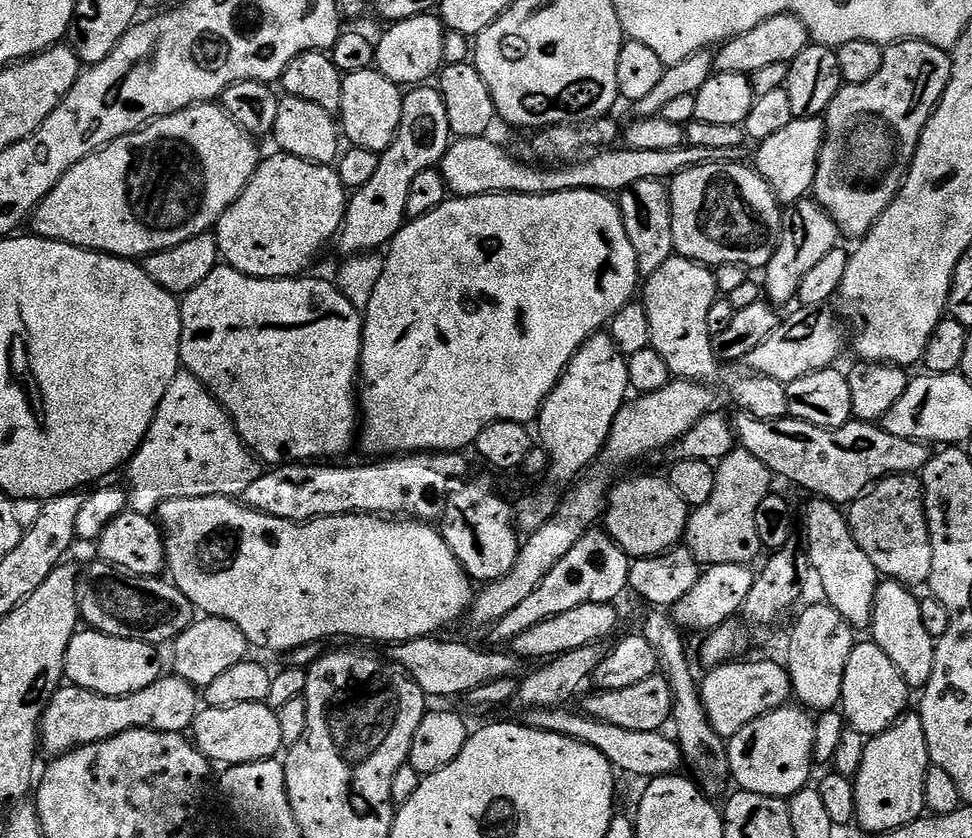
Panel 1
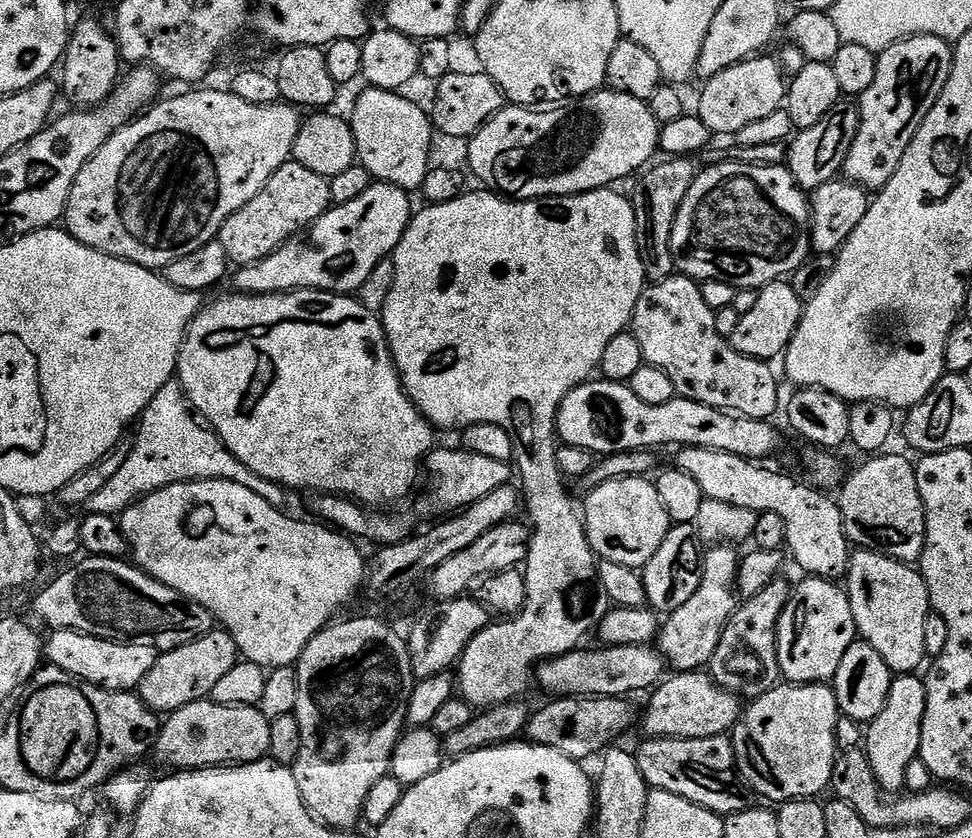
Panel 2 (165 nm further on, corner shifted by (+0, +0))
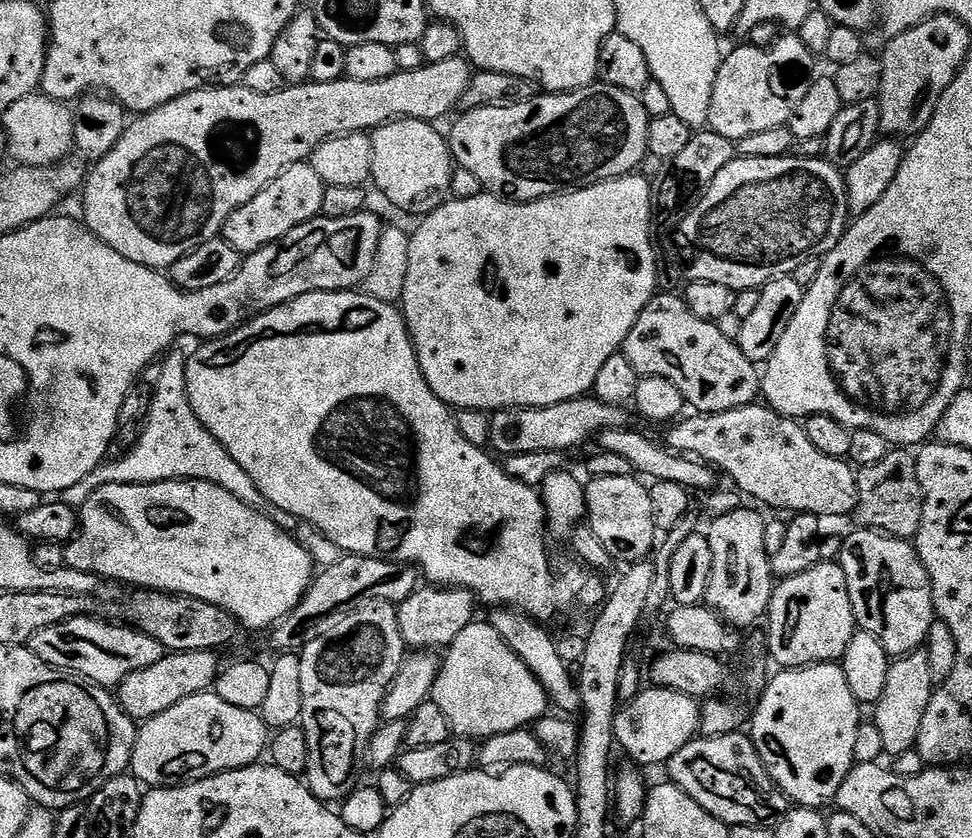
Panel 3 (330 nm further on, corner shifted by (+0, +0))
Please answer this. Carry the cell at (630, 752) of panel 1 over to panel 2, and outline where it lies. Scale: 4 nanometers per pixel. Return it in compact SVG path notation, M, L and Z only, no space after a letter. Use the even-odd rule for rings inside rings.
M727 735L711 736L710 738L690 738L689 740L662 736L648 738L645 741L645 744L640 748L640 752L635 753L635 758L649 789L678 794L706 810L720 813L721 817L724 818L732 816L735 812L753 807L754 793L748 787L747 782L744 781L740 767L736 764L736 751Z

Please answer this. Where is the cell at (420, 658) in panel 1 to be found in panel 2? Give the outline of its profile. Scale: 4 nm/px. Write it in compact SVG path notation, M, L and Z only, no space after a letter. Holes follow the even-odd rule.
M652 644L601 647L601 652L577 650L541 660L534 669L534 680L553 697L562 696L619 696L631 697L631 692L655 689L665 679L666 661L659 647Z

